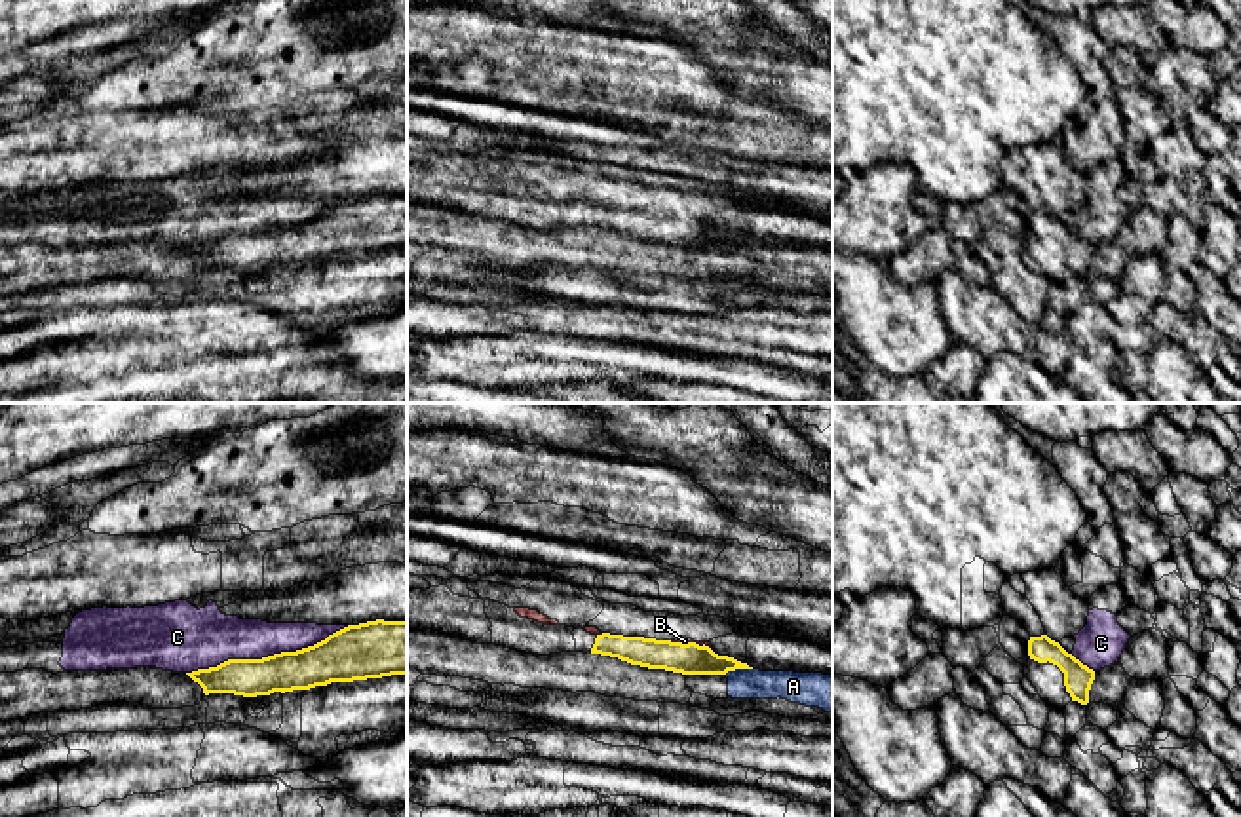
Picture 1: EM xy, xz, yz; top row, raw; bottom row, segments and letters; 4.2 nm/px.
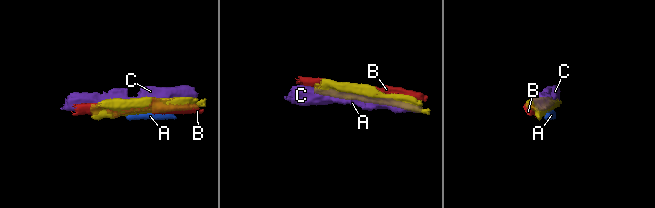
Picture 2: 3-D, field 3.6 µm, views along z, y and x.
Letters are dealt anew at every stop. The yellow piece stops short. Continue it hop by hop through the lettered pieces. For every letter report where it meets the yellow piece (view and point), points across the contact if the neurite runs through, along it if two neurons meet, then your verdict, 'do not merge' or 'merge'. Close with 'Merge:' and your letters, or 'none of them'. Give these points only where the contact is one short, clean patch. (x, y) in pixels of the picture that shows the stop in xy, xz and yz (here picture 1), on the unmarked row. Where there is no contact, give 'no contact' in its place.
A: xz (738, 242) | do not merge
B: xz (688, 217) | merge
C: xy (268, 230) | do not merge
Merge: B

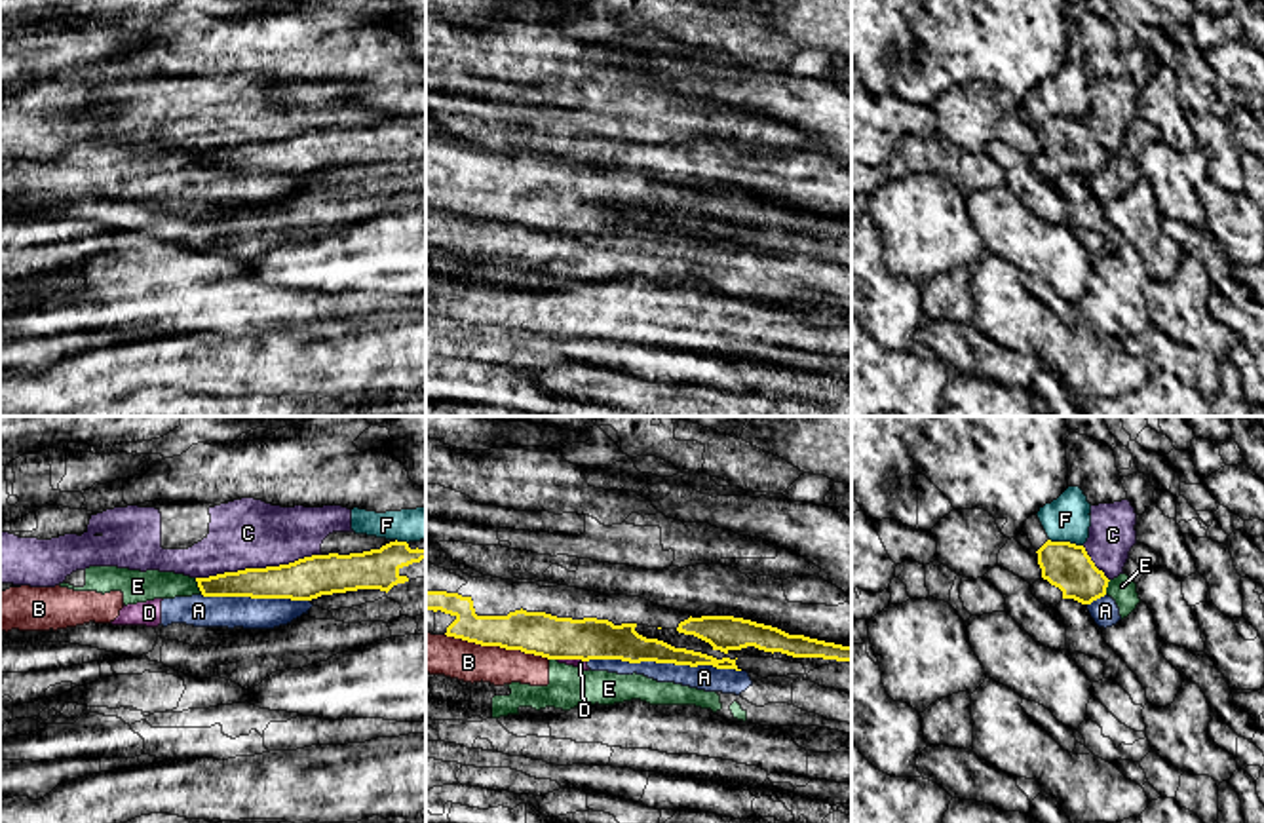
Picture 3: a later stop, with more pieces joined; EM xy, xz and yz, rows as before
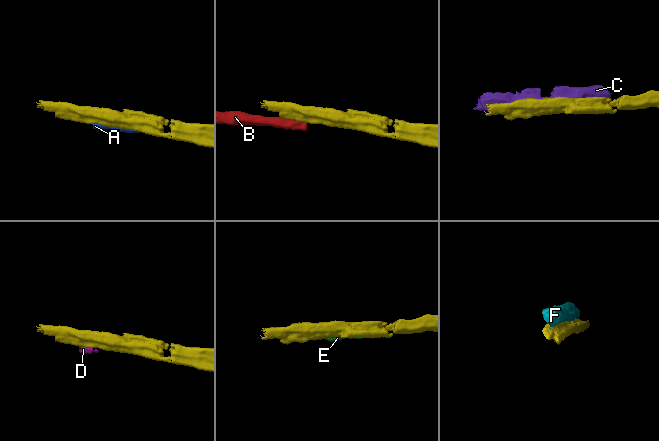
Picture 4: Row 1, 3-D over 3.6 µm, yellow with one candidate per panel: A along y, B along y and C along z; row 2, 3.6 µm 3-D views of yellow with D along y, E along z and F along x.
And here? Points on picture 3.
A: xz (664, 236) | do not merge
B: xz (497, 219) | along xz (445, 208), (481, 219), (519, 223), (548, 234) | do not merge
C: xy (257, 143) | do not merge
D: xz (573, 232) | along xz (557, 232), (580, 232), (586, 236) | do not merge
E: xy (198, 160) | do not merge
F: yz (1067, 116) | do not merge
Merge: none of them

